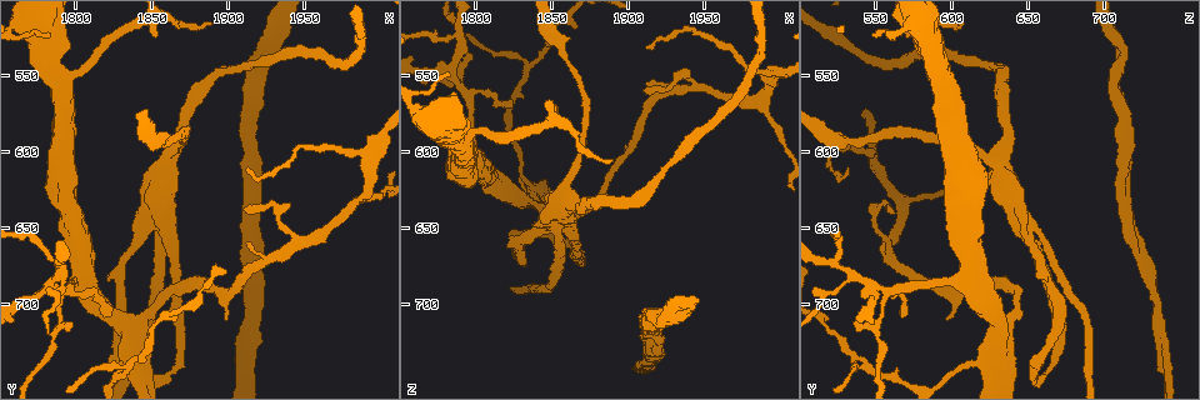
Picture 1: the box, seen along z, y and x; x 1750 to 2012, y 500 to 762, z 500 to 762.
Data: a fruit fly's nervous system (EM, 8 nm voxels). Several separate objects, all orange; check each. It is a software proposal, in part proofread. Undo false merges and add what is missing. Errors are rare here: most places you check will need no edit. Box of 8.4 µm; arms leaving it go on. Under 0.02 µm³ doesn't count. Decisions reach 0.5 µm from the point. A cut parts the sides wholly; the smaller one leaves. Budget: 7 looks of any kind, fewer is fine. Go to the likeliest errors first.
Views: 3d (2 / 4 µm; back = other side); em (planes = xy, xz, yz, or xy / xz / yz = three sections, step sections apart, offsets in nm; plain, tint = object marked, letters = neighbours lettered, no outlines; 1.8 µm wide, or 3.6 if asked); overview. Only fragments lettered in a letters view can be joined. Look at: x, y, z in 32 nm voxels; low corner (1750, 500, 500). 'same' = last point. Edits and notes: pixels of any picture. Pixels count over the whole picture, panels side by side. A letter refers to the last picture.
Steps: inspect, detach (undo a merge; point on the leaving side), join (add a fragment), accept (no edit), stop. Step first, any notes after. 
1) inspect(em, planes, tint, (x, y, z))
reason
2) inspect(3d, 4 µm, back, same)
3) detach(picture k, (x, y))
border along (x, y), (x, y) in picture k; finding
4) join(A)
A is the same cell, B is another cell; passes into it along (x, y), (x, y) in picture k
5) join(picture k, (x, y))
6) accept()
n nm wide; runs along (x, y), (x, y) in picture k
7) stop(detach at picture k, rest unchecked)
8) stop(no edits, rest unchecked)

inspect(3d, 4 µm, (1784, 690, 548))
four arms meet

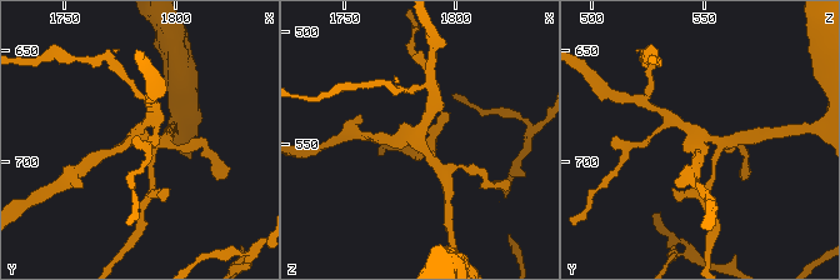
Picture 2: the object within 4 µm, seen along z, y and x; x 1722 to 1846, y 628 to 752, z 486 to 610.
inspect(em, planes, tint, (1783, 688, 549))
4 arms; now the EM

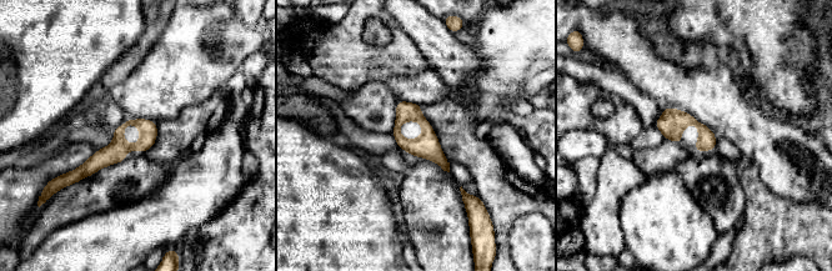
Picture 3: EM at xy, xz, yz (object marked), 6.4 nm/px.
inspect(em, planes, letters, same)

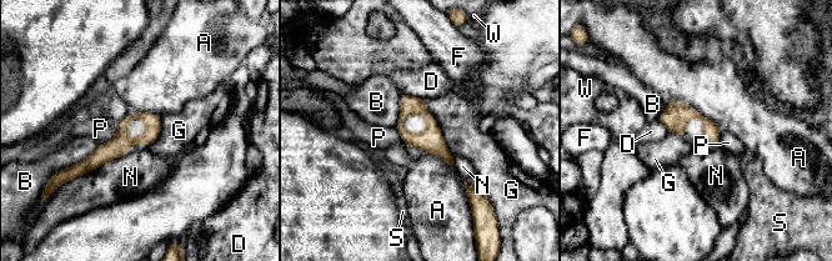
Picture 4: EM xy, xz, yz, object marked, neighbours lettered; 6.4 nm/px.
accept()
130 nm wide; N touches over 440 nm; A, B, D, F, G, N, P, S and W are other cells; one neuron here

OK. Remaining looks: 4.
inspect(em, planes, tint, (1854, 640, 646))
thick turns thin

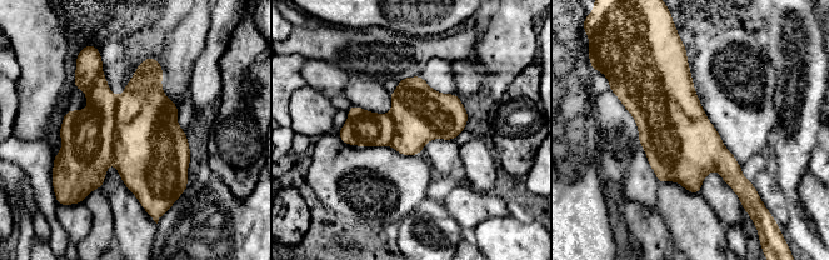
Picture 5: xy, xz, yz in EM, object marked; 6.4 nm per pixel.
inspect(em, planes, letters, same)

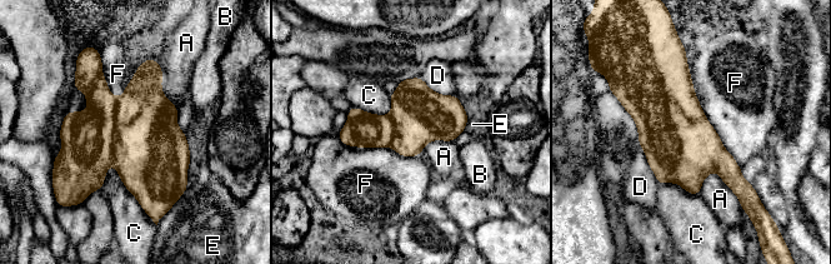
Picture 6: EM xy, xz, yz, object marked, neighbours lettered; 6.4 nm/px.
accept()
A, B, C, D, E and F are other cells; one neuron here

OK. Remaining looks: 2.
inspect(3d, 4 µm, (1834, 720, 632))
abrupt turn

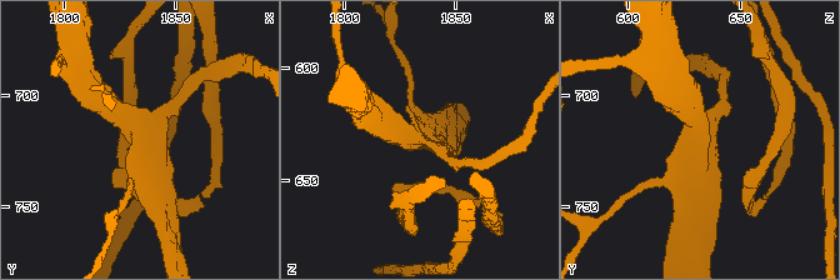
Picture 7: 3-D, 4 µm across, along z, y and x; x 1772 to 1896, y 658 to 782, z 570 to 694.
inspect(em, planes, letters, (1834, 717, 634))

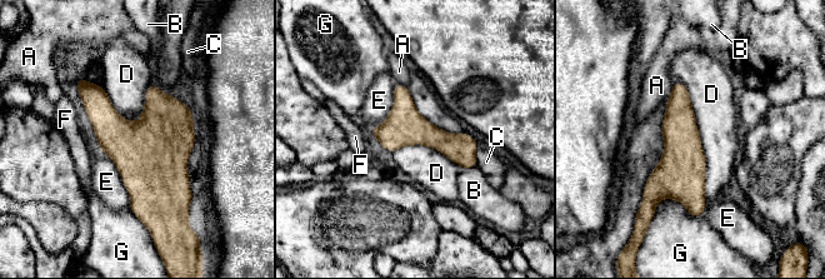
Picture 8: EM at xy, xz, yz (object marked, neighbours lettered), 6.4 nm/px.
accept()
D touches over 800 nm; A, B, C, D, E, F and G are other cells; border along (678, 80), (699, 131), (706, 202) in picture 8; one neuron here

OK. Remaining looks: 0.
stop(no edits, rest unchecked)

